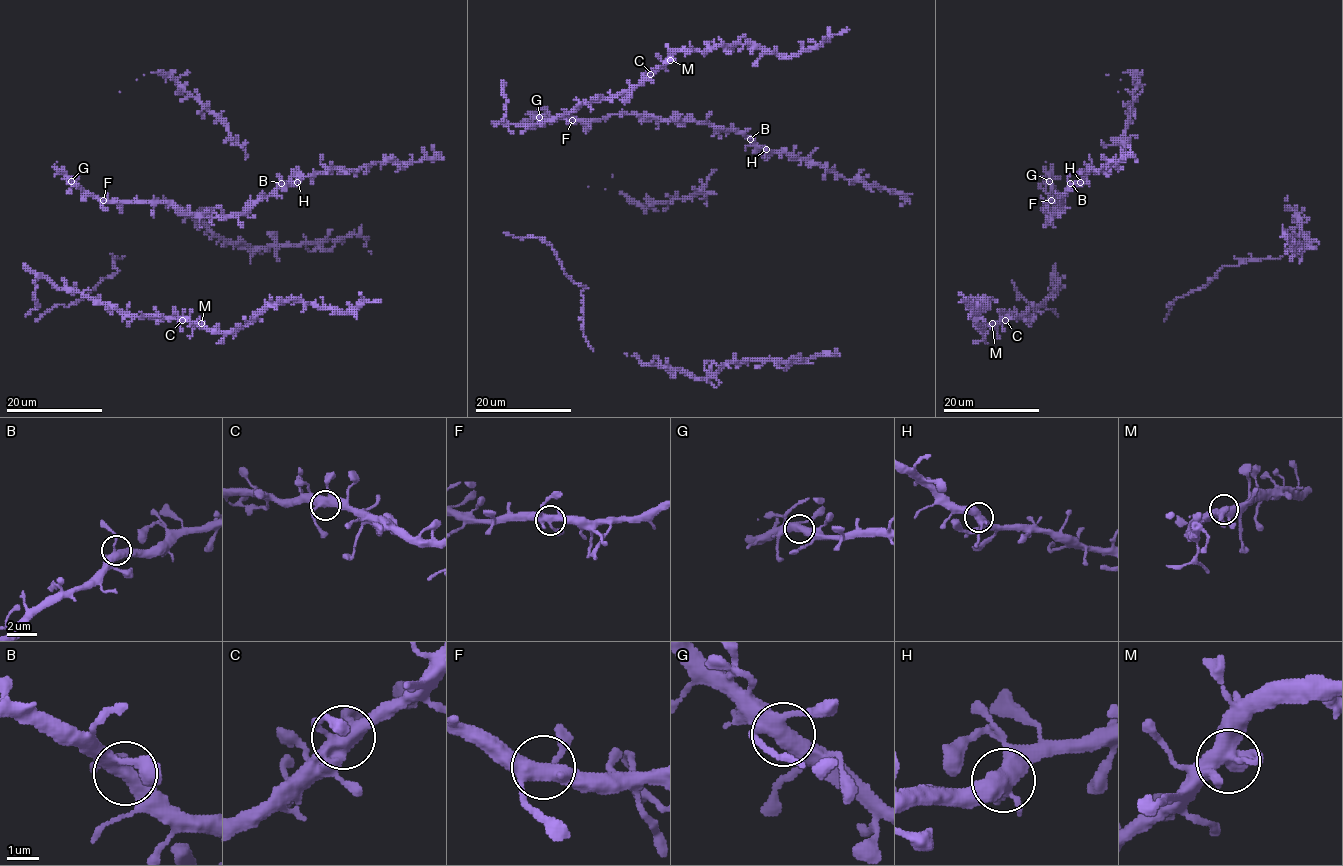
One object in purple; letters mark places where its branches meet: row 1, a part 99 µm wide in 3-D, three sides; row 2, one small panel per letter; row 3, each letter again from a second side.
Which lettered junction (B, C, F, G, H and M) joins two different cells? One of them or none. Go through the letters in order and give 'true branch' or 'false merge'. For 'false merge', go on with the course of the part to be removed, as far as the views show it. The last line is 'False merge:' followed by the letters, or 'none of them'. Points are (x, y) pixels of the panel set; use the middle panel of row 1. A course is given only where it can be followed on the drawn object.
B: true branch
C: true branch
F: true branch
G: true branch
H: true branch
M: true branch
False merge: none of them

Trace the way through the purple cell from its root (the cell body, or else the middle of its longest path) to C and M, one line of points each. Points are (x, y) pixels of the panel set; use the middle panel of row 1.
C: (522, 134), (528, 127), (553, 121), (584, 104), (631, 91), (650, 74)
M: (522, 134), (528, 127), (553, 121), (584, 104), (614, 98), (634, 89), (670, 60)

